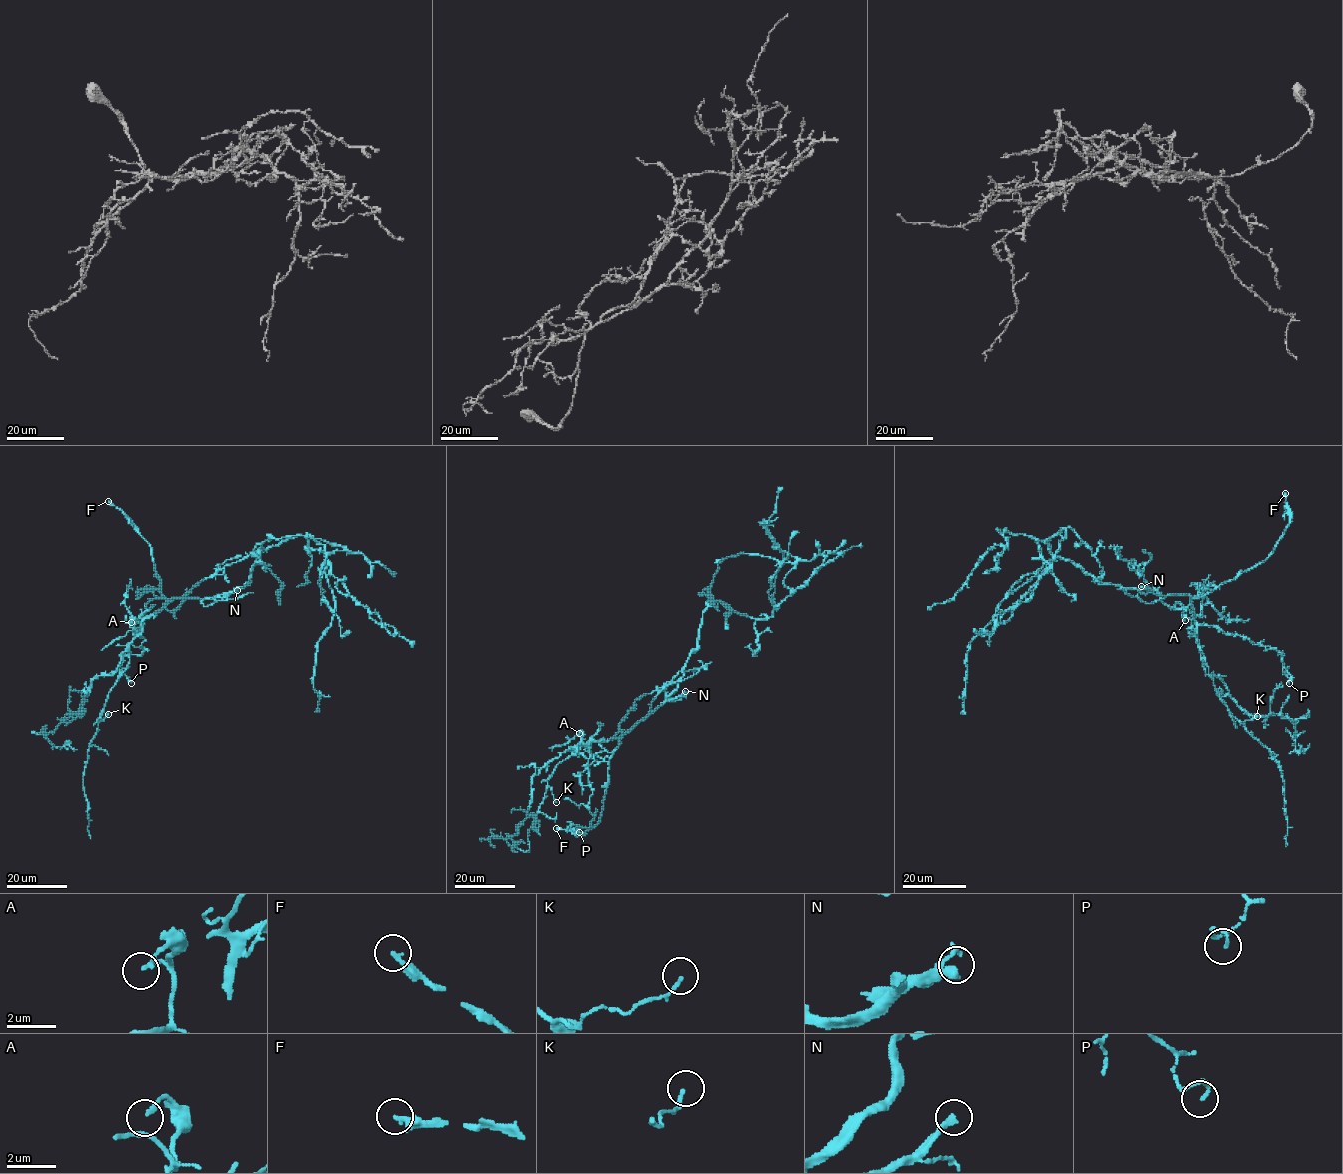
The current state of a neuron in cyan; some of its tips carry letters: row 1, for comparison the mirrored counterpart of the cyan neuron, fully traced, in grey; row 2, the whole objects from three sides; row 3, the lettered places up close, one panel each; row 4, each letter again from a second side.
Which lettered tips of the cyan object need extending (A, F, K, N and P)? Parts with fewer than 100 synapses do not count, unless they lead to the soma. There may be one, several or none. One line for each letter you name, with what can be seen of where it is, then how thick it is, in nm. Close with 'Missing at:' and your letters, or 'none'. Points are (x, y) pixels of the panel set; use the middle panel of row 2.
F: at (556, 828); 190 nm thick
N: at (685, 691); 320 nm thick
Missing at: F, N

